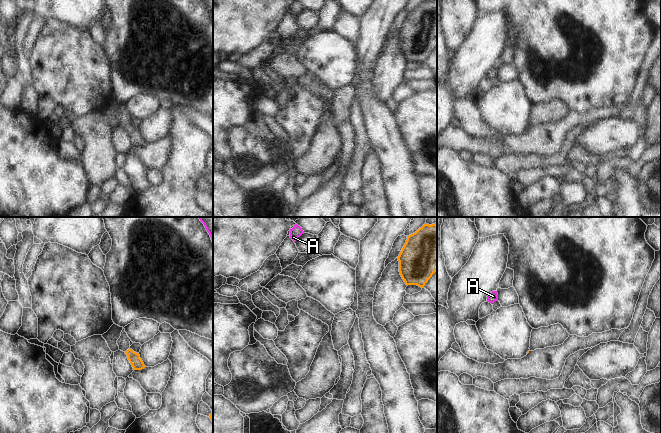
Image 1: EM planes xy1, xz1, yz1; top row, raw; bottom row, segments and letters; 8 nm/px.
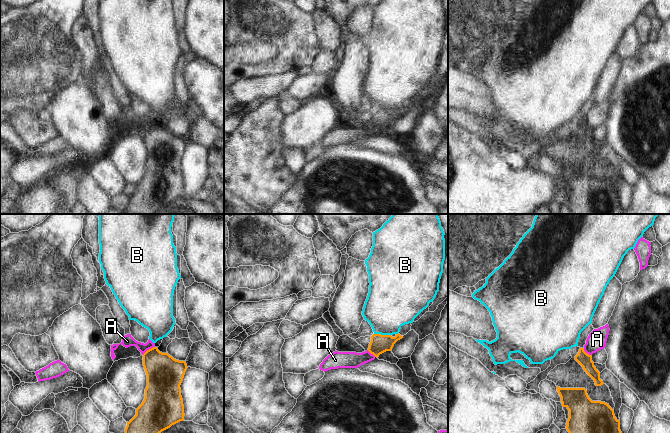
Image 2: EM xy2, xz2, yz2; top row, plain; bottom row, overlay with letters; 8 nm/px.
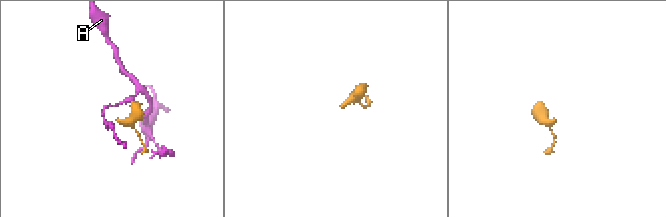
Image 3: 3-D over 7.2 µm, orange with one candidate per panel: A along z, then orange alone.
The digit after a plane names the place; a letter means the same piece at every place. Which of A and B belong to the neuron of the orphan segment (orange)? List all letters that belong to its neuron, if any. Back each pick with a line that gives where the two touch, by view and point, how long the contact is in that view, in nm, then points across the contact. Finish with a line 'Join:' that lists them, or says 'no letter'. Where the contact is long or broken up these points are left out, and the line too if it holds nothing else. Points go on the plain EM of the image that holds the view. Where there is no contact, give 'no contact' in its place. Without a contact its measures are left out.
Join: no letter

